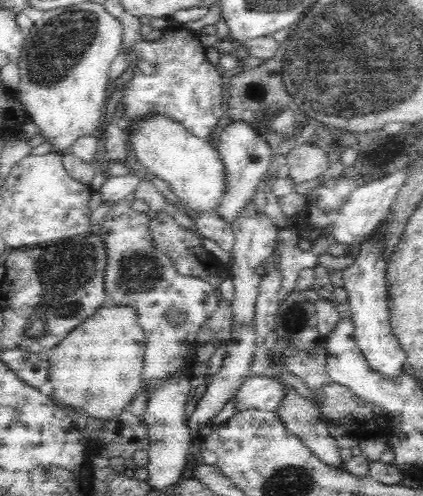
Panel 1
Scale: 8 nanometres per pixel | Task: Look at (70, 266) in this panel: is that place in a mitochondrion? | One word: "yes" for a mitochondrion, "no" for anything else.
yes

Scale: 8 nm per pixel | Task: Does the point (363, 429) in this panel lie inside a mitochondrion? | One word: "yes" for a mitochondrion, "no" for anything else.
yes

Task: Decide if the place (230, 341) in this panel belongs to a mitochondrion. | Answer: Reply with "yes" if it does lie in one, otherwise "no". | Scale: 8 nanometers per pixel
no

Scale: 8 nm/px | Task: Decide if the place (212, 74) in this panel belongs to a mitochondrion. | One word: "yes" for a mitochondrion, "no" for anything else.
no

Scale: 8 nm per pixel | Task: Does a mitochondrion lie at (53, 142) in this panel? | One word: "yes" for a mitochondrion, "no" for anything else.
no

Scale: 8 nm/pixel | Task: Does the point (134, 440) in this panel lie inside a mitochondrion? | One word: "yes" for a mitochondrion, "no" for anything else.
no

